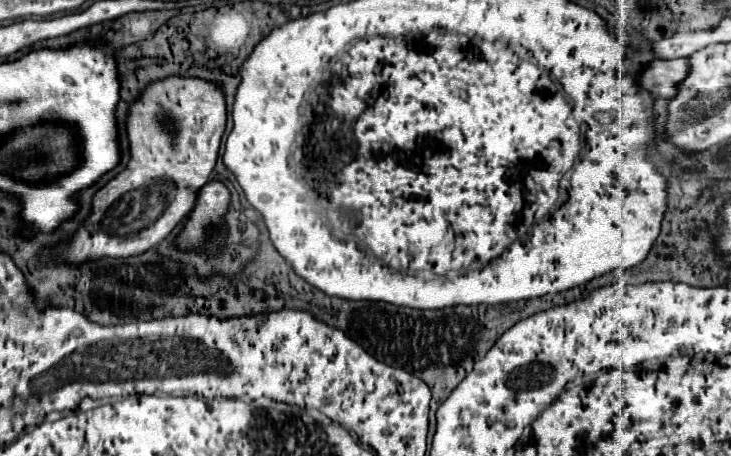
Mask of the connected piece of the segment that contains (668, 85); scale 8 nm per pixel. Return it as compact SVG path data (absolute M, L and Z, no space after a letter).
M653 60L641 70L639 84L655 98L675 98L681 80L687 78L689 60Z

